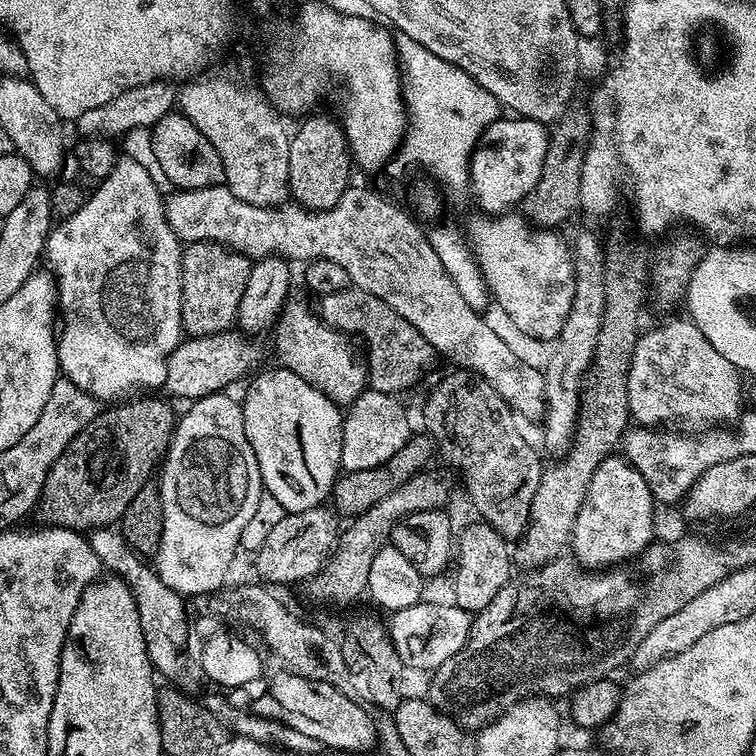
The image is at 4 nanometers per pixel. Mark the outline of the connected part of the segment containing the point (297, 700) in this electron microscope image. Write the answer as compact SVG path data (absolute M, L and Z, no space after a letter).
M300 676L294 682L286 682L286 684L294 684L294 686L286 686L286 688L294 688L294 696L292 696L292 708L280 710L276 706L276 702L272 702L272 706L264 706L264 717L266 719L280 720L286 726L292 726L299 733L306 734L307 737L317 739L325 749L337 748L340 752L364 752L368 747L377 743L377 725L374 720L368 717L368 712L356 700L351 700L346 693L340 688L335 688L333 681L315 680L312 677Z

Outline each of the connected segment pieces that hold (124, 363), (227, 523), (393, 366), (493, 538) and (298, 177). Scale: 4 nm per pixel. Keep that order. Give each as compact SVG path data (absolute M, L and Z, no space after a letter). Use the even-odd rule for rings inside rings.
M127 154L121 155L106 180L108 184L112 184L112 188L116 188L116 224L66 224L61 219L49 234L48 241L44 244L42 256L46 264L48 260L46 268L54 281L54 300L58 305L56 353L61 373L76 383L81 390L94 397L120 396L116 398L124 398L132 394L127 394L127 392L132 392L135 388L156 390L165 383L169 356L179 347L182 337L185 335L184 323L182 322L182 258L184 257L184 248L182 241L176 236L174 230L171 229L170 222L167 221L166 200L163 195L160 197L161 185L154 178L150 178L150 174L146 174L146 169L138 162L134 162L134 158L130 158Z
M223 391L193 399L176 421L176 432L158 472L162 498L162 538L154 557L154 569L166 586L184 598L214 593L225 587L224 575L240 548L242 530L254 515L262 491L256 455L246 438L241 401Z
M350 286L346 290L338 290L338 294L319 297L318 304L320 319L325 320L330 327L337 328L349 337L361 336L364 339L363 351L368 365L367 387L371 391L401 394L422 379L432 359L437 359L438 353L432 349L430 342L426 342L426 338L422 338L422 334L418 334L418 330L414 330L414 326L410 326L402 314L366 290Z
M475 522L464 533L459 533L458 543L454 548L454 568L456 577L452 580L451 599L462 610L475 614L493 601L502 586L514 575L514 556L510 551L509 541L498 534L490 525Z
M308 114L299 121L300 129L291 133L290 174L288 191L291 199L304 208L315 211L330 210L342 198L350 186L348 180L354 173L352 153L348 151L348 140L339 119L331 120L328 116Z

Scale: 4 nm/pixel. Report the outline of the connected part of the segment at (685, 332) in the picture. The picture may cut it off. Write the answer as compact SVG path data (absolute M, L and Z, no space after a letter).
M691 319L684 320L668 320L665 324L660 324L657 328L641 331L640 336L636 340L634 346L634 354L630 358L630 370L628 371L628 411L631 419L640 426L672 426L677 420L680 424L689 424L687 426L692 430L712 429L717 426L728 426L739 420L744 404L744 388L740 385L742 373L739 368L732 365L726 358L722 358L722 354L718 354L718 350L714 350L714 346L710 346L710 338L706 338L706 334L702 334L702 330L698 330L698 326L692 323Z

